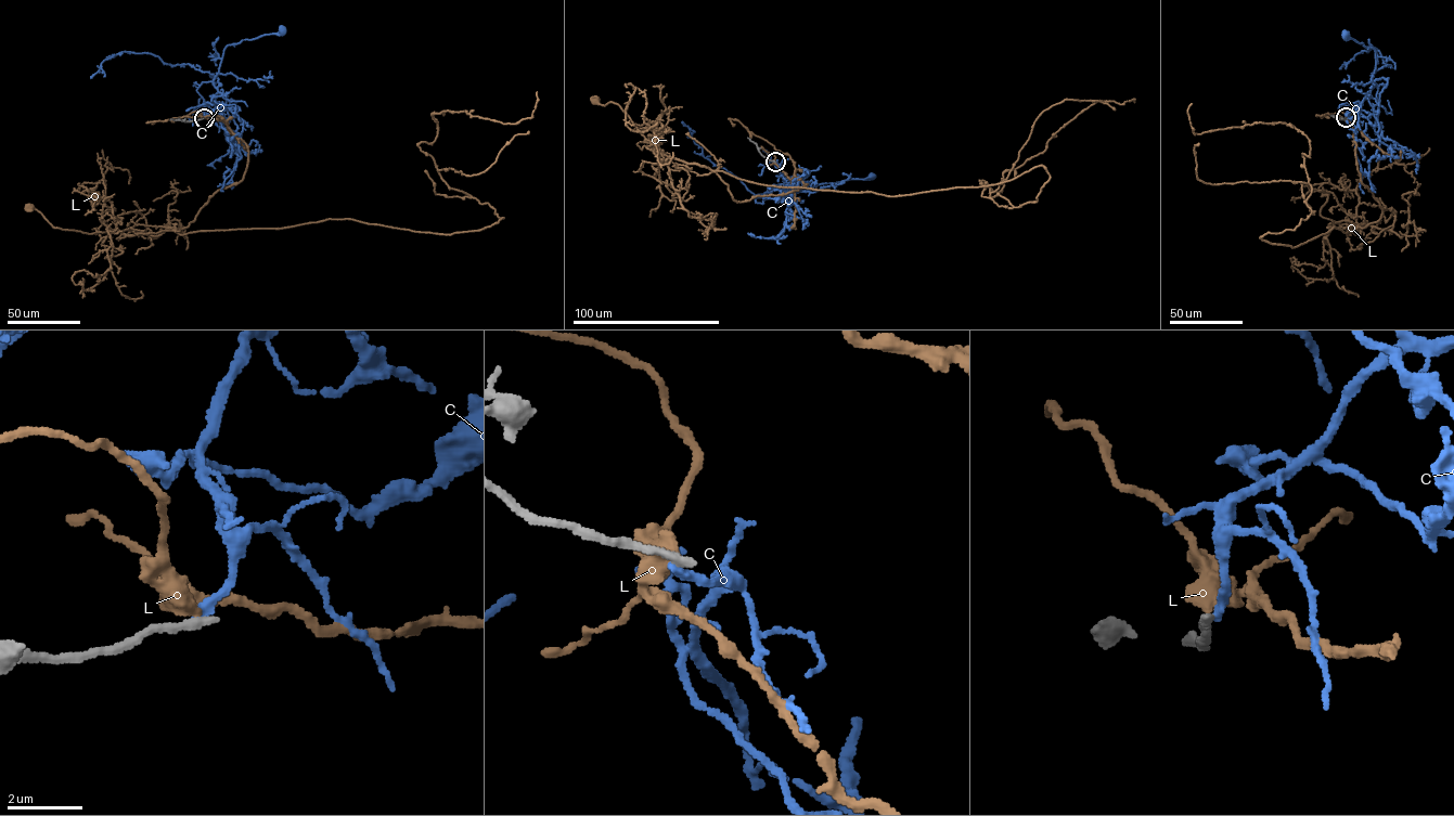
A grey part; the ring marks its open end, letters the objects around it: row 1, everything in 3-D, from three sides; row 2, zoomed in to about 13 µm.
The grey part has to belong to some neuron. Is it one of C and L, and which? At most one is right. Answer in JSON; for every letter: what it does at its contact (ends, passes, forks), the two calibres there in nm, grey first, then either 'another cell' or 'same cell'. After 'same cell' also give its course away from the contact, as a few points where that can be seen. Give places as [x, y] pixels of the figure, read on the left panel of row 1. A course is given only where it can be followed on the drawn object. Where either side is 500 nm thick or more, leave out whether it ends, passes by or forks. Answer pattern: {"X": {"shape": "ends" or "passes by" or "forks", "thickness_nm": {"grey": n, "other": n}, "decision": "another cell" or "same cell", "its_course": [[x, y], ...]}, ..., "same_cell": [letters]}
{"C": {"shape": "ends", "thickness_nm": {"grey": 280, "other": 240}, "decision": "another cell"}, "L": {"shape": "passes by", "thickness_nm": {"grey": 280, "other": 420}, "decision": "another cell"}, "same_cell": []}

